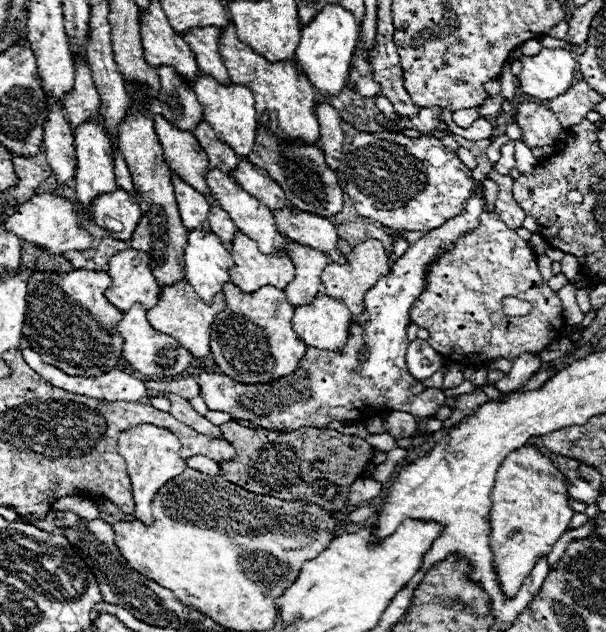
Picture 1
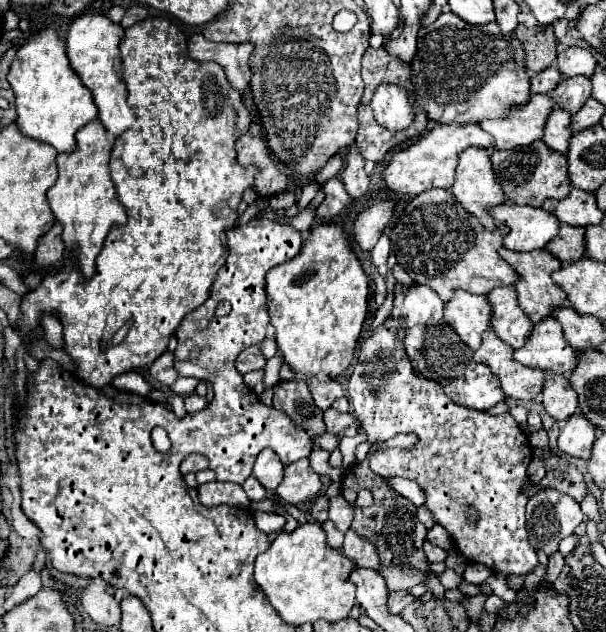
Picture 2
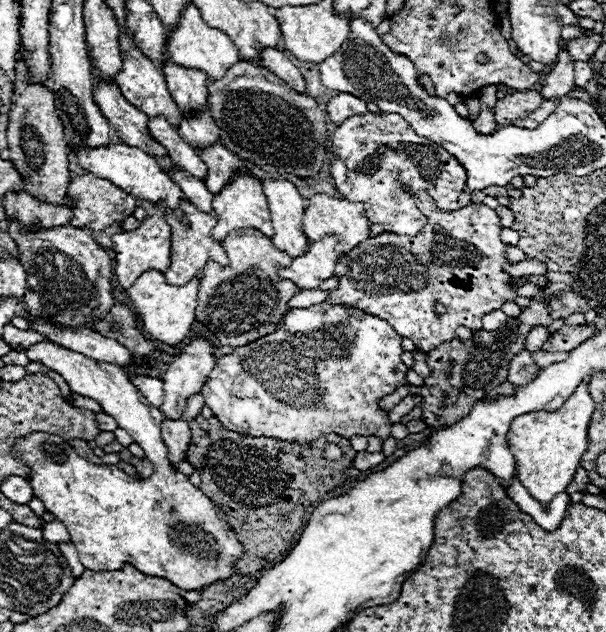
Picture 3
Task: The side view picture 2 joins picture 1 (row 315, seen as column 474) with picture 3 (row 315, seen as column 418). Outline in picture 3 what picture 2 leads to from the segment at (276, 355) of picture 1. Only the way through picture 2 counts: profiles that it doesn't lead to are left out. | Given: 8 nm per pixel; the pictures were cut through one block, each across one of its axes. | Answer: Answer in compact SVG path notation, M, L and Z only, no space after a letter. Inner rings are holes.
M234 230L222 246L228 254L230 266L220 268L218 264L208 262L202 272L204 276L200 278L194 316L216 336L218 346L240 348L272 334L288 312L288 300L296 294L296 286L280 280L278 268L288 268L292 258L282 254L272 240L258 234L258 230Z

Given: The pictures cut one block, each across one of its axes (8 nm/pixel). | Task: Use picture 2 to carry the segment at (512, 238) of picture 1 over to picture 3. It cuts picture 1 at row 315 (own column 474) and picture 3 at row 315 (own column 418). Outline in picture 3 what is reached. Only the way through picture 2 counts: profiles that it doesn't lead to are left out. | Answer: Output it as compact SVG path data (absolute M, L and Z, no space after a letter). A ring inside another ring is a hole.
M420 190L414 194L416 206L428 218L426 226L416 236L398 236L390 232L382 232L378 236L368 238L358 244L350 254L342 256L336 264L336 274L340 278L340 288L330 292L326 302L338 302L346 306L360 308L370 312L394 326L394 330L402 338L410 338L416 348L430 352L442 342L450 342L456 334L458 326L466 326L470 330L482 328L484 314L492 310L500 310L504 302L518 298L518 288L512 288L510 282L514 276L506 274L502 266L506 260L506 246L500 240L500 220L492 208L486 204L470 202L458 210L438 210L433 198L428 192ZM434 304L442 304L446 308L444 314L434 312Z

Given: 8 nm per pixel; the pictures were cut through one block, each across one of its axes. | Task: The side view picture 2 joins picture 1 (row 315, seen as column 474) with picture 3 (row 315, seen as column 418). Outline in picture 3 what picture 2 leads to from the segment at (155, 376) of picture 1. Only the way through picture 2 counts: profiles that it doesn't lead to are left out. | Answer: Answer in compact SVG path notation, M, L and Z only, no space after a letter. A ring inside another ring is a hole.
M150 270L144 272L134 282L134 286L128 290L128 298L132 302L132 310L140 316L140 322L152 340L168 346L178 346L180 342L184 342L184 338L188 338L190 326L194 324L198 286L200 286L200 278L190 280L190 284L186 286L170 286L166 284L162 272Z

